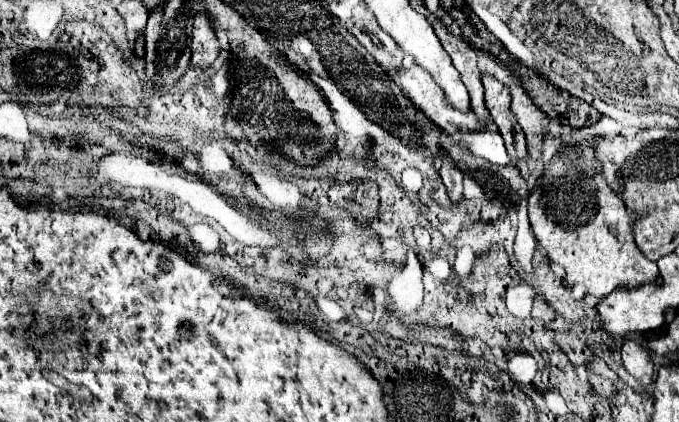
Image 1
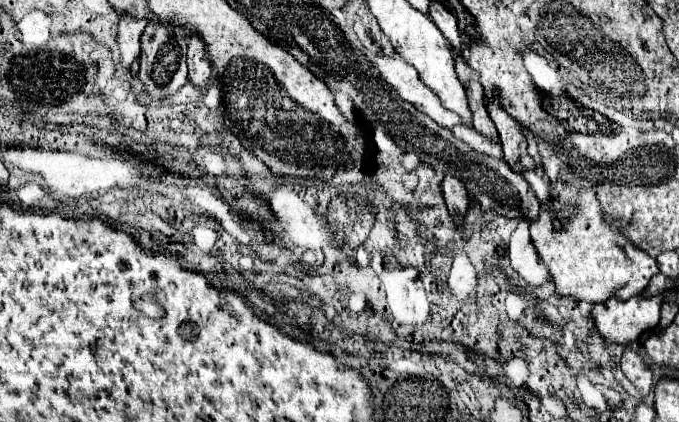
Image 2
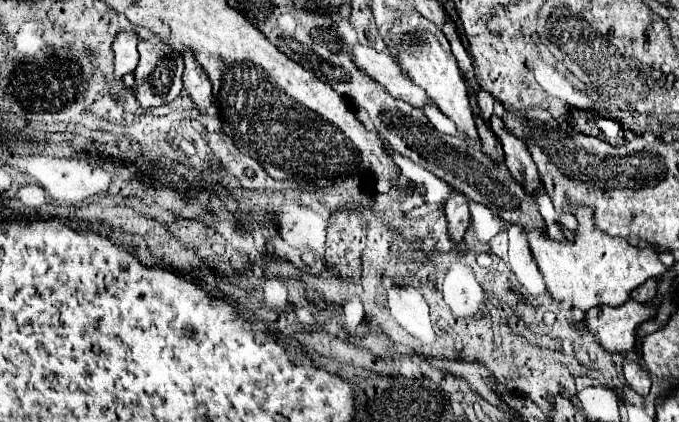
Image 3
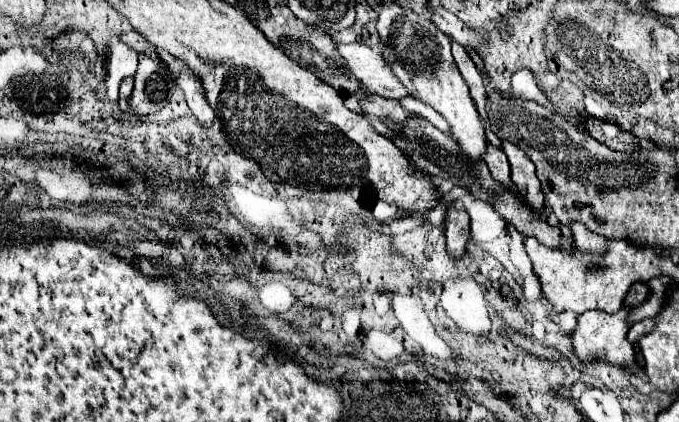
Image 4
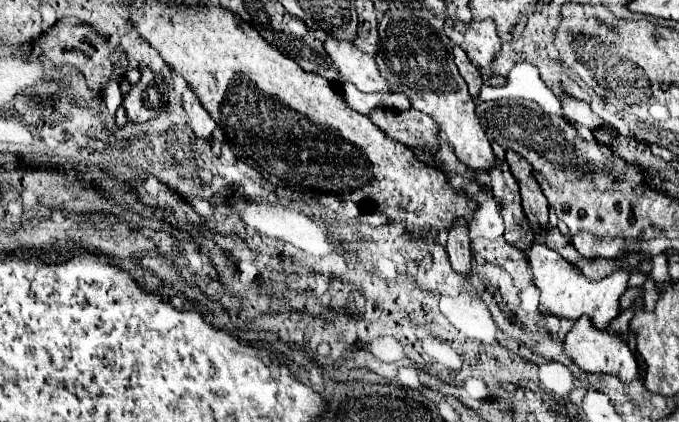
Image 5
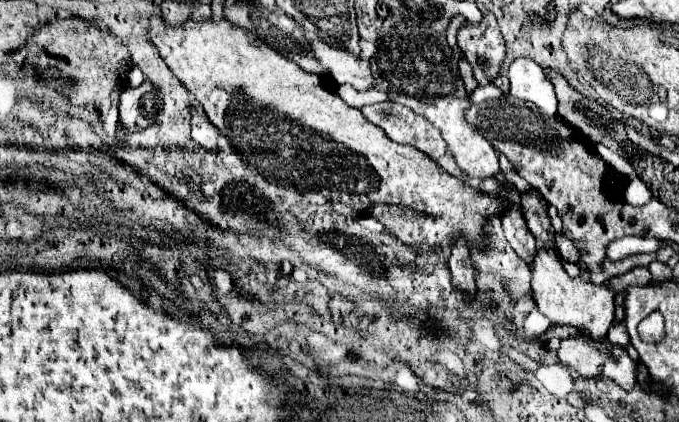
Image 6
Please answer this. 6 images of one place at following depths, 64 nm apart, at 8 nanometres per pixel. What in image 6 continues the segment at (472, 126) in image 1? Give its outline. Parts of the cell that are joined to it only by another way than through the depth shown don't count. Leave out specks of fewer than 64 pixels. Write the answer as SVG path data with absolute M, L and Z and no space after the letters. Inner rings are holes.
M308 40L310 46L310 54L316 58L316 62L320 62L328 76L336 82L336 84L350 84L356 90L368 90L374 80L370 74L370 66L368 60L356 60L350 52L344 52L340 48L332 48L320 40Z

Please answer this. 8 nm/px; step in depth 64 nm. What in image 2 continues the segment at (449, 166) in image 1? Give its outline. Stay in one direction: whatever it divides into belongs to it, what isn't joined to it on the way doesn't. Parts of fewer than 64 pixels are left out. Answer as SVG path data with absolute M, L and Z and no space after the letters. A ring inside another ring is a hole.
M444 176L442 192L444 192L444 200L446 200L446 206L448 206L452 220L456 222L456 226L462 226L462 220L464 220L468 206L470 206L464 184L460 184L460 180L456 180L452 176Z

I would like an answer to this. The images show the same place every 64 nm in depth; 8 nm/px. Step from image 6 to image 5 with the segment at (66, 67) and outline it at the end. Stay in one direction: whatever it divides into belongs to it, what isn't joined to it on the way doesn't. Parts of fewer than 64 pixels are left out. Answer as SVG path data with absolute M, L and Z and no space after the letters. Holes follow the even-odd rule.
M64 24L64 26L54 26L48 32L44 32L40 38L36 38L34 42L34 50L40 52L42 56L46 56L56 68L62 66L74 66L76 70L80 70L86 78L86 84L92 92L96 92L98 96L104 94L108 82L114 78L114 64L112 64L112 54L114 50L120 48L120 44L110 44L108 40L98 40L102 36L98 36L98 32L94 32L94 28L90 28L88 24Z

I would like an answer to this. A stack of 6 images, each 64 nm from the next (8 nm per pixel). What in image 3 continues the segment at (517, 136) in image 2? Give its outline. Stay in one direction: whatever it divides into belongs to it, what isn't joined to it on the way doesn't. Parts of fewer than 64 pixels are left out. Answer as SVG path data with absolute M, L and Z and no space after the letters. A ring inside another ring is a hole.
M492 116L490 118L490 128L494 130L496 138L502 144L504 150L504 164L510 170L512 178L530 194L536 196L536 192L542 188L540 186L540 178L536 172L536 164L530 158L530 152L524 148L522 140L516 140L516 136L508 136L508 132L504 132L504 124L500 124L500 118Z

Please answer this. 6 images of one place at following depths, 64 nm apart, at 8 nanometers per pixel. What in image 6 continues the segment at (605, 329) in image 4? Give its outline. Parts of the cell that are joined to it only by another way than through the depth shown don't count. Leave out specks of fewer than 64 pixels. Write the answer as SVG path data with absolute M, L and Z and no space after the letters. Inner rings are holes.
M586 332L580 338L562 340L562 346L558 348L558 358L562 364L574 368L584 378L610 378L624 390L632 390L636 384L636 366L630 360L628 352L604 340L594 342Z

